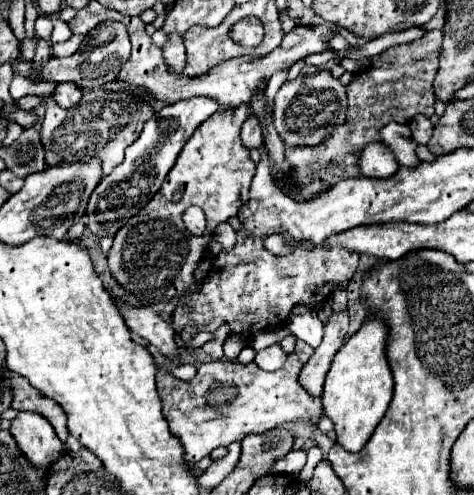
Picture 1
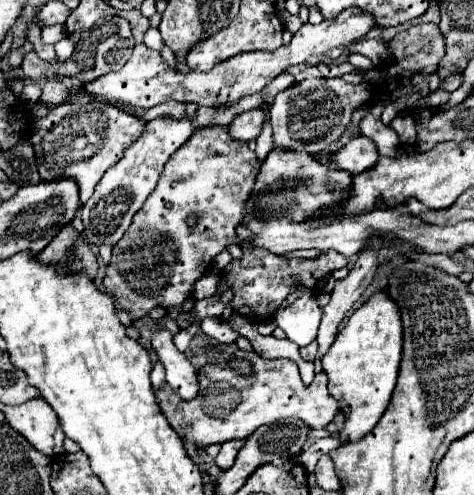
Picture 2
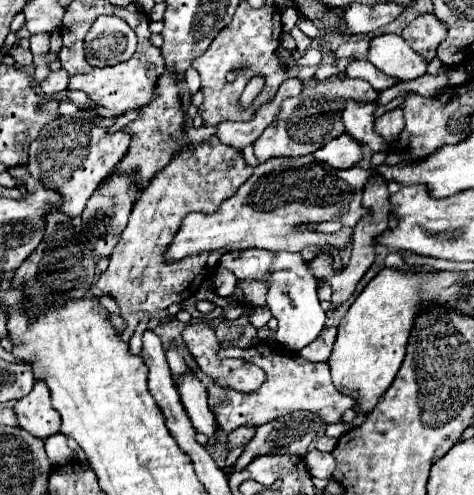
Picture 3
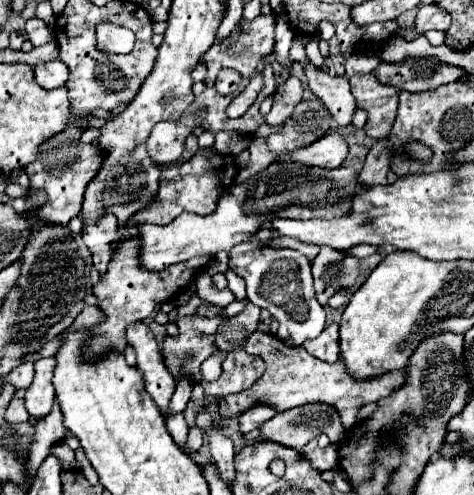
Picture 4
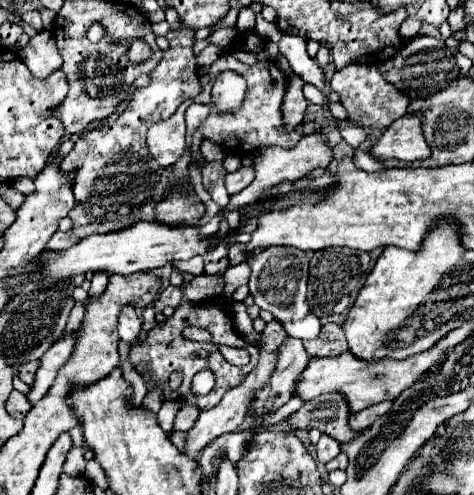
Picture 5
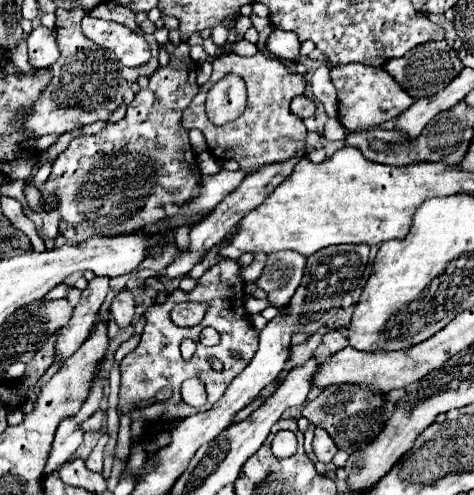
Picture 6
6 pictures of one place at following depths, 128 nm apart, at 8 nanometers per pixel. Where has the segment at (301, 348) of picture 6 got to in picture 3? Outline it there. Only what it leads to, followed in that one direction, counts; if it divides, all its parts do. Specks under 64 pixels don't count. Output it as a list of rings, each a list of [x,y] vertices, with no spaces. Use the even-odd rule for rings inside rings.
[[[242,426],[242,428],[238,428],[238,430],[228,434],[226,448],[232,450],[232,448],[238,448],[238,446],[244,446],[244,444],[248,444],[248,440],[252,440],[252,436],[254,436],[254,428]]]

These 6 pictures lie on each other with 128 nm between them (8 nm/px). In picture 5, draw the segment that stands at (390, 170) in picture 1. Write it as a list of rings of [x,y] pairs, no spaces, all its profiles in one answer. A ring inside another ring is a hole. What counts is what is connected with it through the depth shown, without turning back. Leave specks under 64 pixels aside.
[[[316,132],[316,134],[310,134],[310,136],[304,136],[300,140],[300,144],[296,144],[296,148],[262,148],[258,154],[256,154],[256,178],[254,182],[244,188],[240,194],[234,194],[230,198],[230,204],[228,204],[228,210],[240,210],[242,206],[246,204],[254,204],[260,200],[260,196],[270,190],[274,184],[282,182],[282,180],[298,180],[298,178],[304,178],[308,172],[316,170],[316,168],[328,168],[328,164],[334,160],[334,154],[332,154],[332,148],[326,144],[326,136],[322,132]]]

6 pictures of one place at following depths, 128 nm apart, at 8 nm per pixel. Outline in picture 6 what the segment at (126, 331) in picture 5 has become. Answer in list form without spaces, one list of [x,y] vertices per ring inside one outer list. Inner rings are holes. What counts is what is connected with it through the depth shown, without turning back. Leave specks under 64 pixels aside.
[[[120,290],[114,300],[112,300],[112,306],[110,306],[110,314],[112,318],[116,320],[116,324],[120,328],[126,328],[130,326],[132,318],[134,318],[134,298],[132,298],[132,292],[130,290]]]

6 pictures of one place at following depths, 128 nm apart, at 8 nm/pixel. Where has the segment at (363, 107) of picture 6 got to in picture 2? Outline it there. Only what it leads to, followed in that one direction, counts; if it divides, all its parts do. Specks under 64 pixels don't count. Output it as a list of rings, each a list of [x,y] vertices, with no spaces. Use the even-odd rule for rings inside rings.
[[[306,78],[302,82],[296,82],[292,88],[280,92],[272,106],[272,130],[274,130],[274,144],[316,154],[336,142],[346,126],[350,124],[350,116],[358,106],[366,102],[370,96],[368,84],[348,84],[342,78]],[[406,112],[398,114],[390,123],[390,127],[400,136],[402,144],[414,145],[416,142],[416,124],[414,124],[414,118]]]

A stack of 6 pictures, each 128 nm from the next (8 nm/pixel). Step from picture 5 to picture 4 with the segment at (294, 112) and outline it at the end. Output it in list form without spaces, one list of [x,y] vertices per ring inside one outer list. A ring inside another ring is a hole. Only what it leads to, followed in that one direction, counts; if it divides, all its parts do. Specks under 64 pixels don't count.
[[[290,76],[276,92],[272,110],[266,114],[266,124],[268,126],[278,126],[284,124],[290,116],[296,104],[302,100],[302,82],[296,76]]]

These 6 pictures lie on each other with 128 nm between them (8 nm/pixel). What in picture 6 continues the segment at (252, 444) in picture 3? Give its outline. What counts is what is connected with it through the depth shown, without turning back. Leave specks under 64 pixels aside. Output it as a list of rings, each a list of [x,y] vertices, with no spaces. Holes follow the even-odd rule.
[[[342,384],[342,386],[324,388],[318,398],[314,398],[304,406],[302,416],[308,418],[314,426],[324,428],[340,450],[346,450],[348,454],[352,454],[360,444],[376,438],[376,432],[380,432],[388,416],[392,416],[394,406],[396,404],[390,404],[390,402],[386,404],[384,396],[380,394],[366,392],[354,384]]]

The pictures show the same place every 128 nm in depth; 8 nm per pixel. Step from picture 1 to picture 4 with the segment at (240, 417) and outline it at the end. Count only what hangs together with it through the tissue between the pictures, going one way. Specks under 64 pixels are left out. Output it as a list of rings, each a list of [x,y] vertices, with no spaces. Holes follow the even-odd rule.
[[[254,332],[246,344],[244,350],[249,354],[256,354],[266,362],[266,372],[264,378],[260,378],[252,388],[240,392],[240,394],[230,394],[218,400],[218,414],[222,418],[236,418],[242,412],[246,412],[248,408],[252,408],[252,404],[260,404],[260,400],[264,400],[264,404],[272,404],[272,408],[276,408],[276,412],[284,412],[296,406],[304,406],[304,404],[328,404],[332,408],[336,408],[336,412],[340,414],[342,426],[348,430],[356,424],[356,414],[358,410],[368,404],[368,402],[378,402],[384,396],[390,396],[402,382],[404,382],[404,372],[402,370],[394,370],[388,372],[384,376],[372,378],[372,380],[352,380],[342,362],[322,362],[316,360],[314,356],[310,356],[304,348],[288,348],[284,342],[280,342],[276,336],[272,334],[262,334],[262,332]]]

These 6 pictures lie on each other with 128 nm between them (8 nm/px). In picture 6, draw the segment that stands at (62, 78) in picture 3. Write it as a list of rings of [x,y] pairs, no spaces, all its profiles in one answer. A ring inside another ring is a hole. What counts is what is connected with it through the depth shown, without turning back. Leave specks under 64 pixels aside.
[[[44,26],[32,30],[32,34],[28,36],[28,56],[32,68],[50,68],[60,56],[54,40],[54,30],[48,30]]]

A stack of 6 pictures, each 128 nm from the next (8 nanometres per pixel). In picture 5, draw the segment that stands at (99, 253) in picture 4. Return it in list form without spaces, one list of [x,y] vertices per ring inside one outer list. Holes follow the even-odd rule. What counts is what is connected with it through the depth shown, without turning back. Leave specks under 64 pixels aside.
[[[96,272],[90,284],[92,284],[92,288],[90,288],[90,300],[92,300],[92,298],[98,298],[98,296],[106,290],[108,274],[106,274],[106,272]]]

